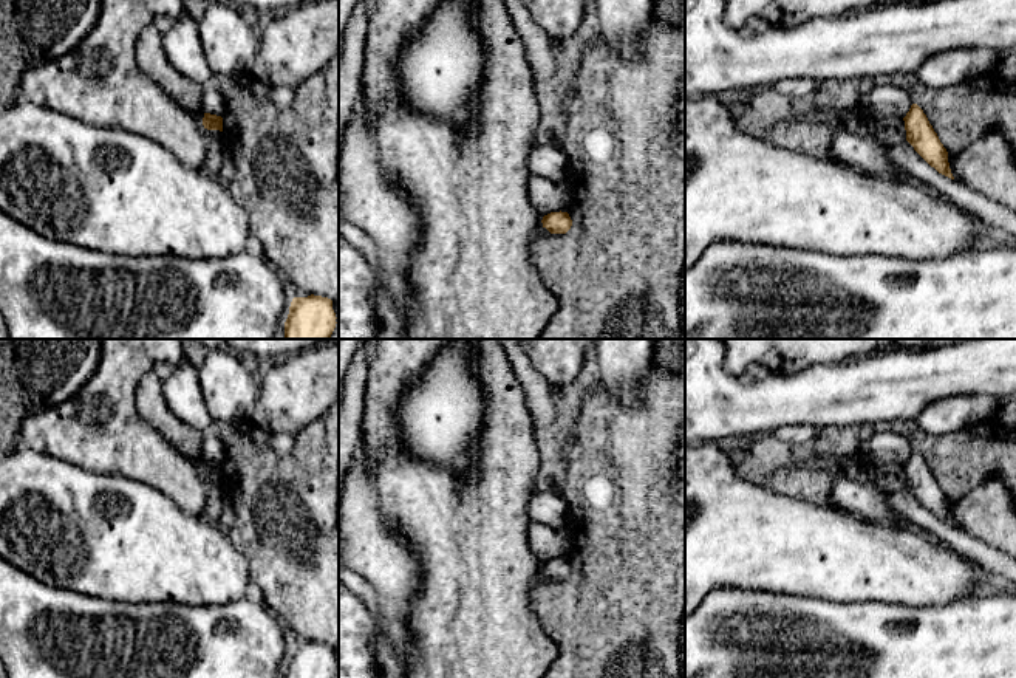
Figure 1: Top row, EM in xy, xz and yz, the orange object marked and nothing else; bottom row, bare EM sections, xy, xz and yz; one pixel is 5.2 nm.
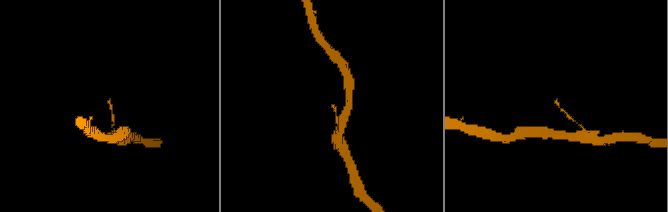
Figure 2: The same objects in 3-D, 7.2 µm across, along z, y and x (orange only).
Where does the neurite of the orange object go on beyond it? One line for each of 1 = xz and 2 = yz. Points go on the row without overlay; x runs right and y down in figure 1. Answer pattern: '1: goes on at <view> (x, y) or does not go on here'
1: does not go on here
2: does not go on here

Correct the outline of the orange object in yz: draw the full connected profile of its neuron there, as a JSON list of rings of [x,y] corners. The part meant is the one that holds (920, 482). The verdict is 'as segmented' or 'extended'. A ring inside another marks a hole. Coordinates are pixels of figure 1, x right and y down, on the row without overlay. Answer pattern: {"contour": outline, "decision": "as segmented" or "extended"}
{"contour": [[[912,450],[903,467],[906,488],[914,497],[939,520],[954,526],[948,509],[948,498],[923,457],[917,450]]], "decision": "as segmented"}

